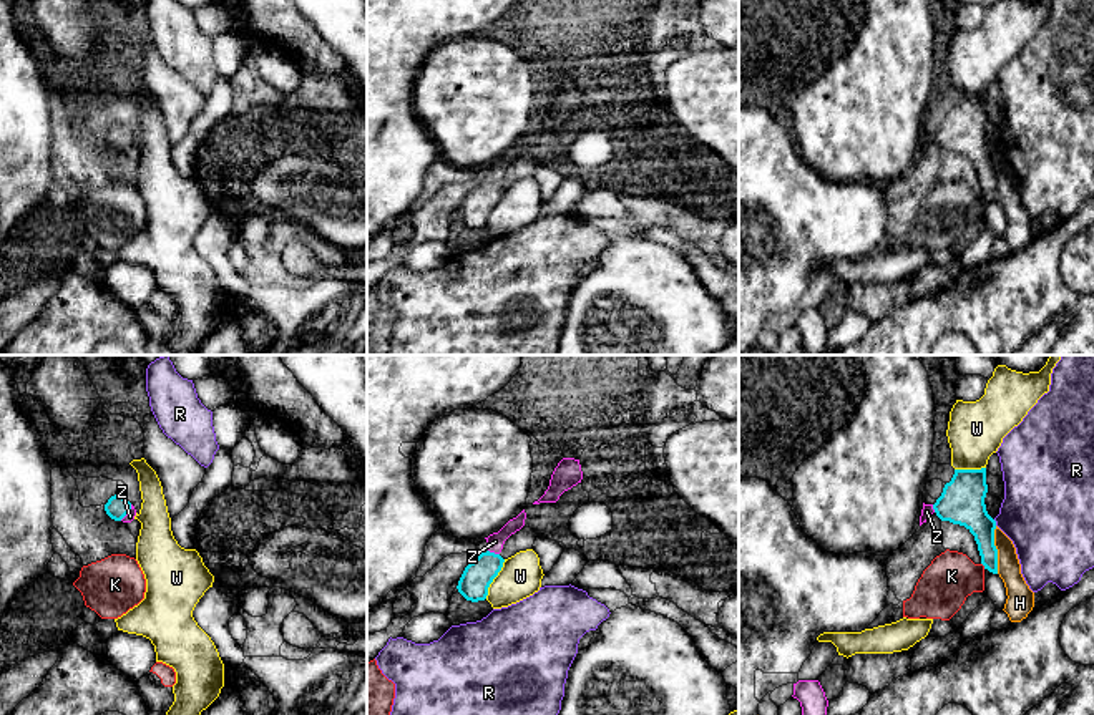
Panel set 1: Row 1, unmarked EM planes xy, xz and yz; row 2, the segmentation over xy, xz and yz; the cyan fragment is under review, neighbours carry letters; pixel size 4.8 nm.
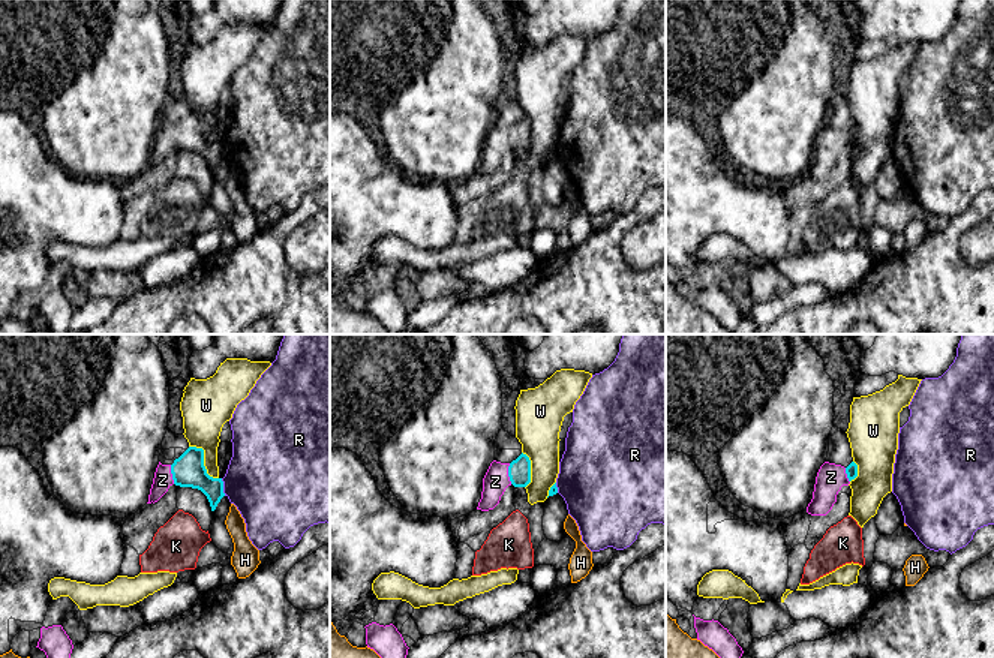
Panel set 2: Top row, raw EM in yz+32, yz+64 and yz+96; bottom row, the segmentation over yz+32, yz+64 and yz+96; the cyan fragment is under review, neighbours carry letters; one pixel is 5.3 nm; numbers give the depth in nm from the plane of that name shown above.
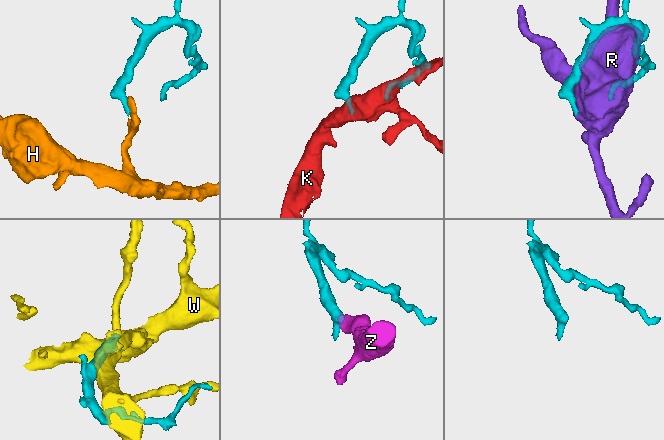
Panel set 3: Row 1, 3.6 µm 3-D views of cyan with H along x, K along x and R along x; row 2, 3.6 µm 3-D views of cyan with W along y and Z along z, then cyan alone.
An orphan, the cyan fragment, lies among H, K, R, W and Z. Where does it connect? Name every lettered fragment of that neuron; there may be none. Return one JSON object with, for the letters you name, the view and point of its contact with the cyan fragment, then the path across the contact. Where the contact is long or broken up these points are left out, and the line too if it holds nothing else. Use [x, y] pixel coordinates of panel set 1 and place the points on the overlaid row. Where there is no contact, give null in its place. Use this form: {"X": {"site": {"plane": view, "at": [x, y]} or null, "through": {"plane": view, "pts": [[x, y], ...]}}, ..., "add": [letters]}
{"Z": {"site": {"plane": "xz", "at": [493, 553]}, "through": {"plane": "xz", "pts": [[473, 584], [490, 563], [493, 553], [495, 541]]}}, "add": ["Z"]}

